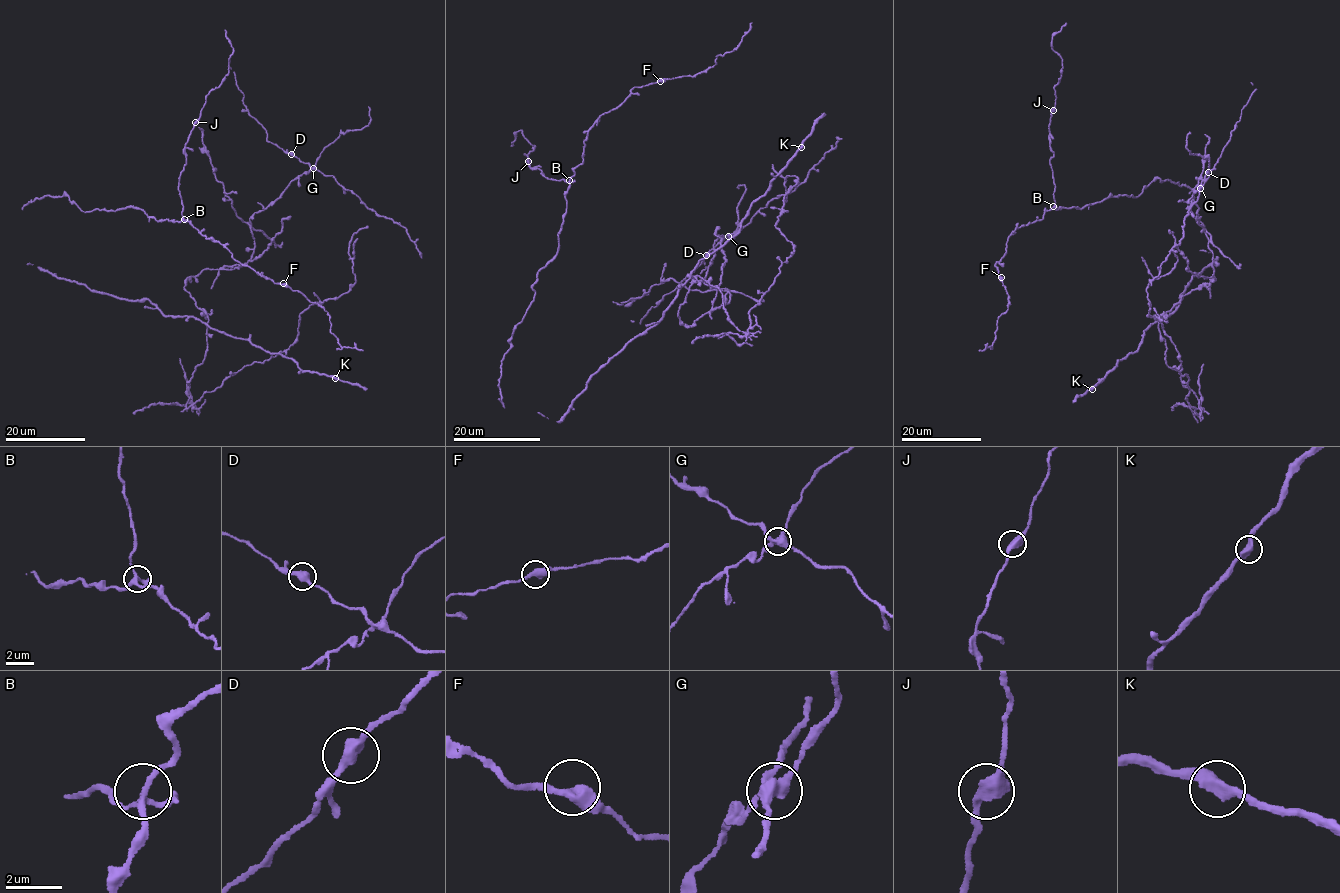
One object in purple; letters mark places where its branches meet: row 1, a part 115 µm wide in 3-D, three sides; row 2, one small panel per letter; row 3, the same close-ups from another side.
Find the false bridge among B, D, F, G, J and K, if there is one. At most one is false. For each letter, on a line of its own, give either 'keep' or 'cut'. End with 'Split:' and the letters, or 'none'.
B: keep
D: keep
F: keep
G: cut
J: keep
K: keep
Split: G

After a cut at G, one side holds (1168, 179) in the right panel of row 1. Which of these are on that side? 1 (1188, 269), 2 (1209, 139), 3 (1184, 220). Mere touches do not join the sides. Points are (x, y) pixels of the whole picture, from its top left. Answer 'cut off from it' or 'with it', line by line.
1: cut off from it
2: cut off from it
3: with it

